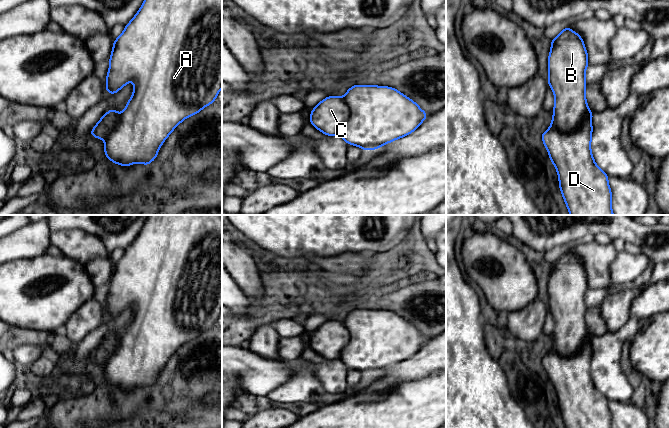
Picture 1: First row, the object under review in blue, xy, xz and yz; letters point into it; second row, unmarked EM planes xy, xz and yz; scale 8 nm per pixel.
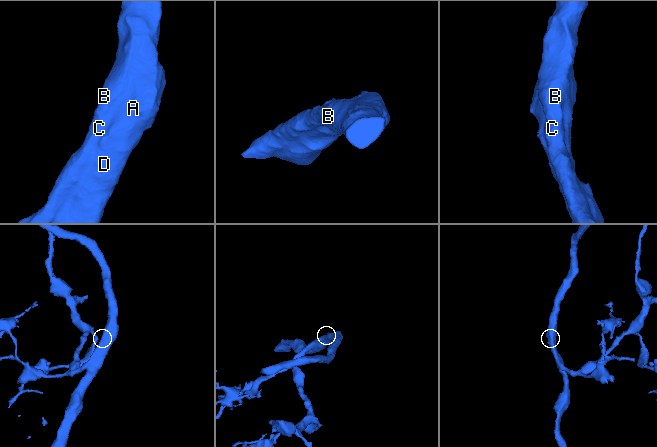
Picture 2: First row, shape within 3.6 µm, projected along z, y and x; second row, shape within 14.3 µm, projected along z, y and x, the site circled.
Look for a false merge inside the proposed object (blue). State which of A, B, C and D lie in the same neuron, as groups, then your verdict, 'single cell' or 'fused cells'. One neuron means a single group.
A B C D; single cell

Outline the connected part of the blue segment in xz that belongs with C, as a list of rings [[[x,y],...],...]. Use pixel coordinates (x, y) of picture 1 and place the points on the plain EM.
[[[353,309],[344,321],[328,320],[311,335],[310,347],[327,360],[340,361],[348,368],[369,375],[414,356],[429,339],[417,327],[393,311],[375,309]]]

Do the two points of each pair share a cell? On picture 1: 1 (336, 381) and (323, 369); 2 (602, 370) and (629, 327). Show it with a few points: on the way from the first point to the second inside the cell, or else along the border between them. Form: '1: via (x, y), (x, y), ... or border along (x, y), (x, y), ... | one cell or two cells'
1: via (333, 378), (326, 372) | one cell
2: via (606, 359), (606, 350), (618, 338) | one cell

